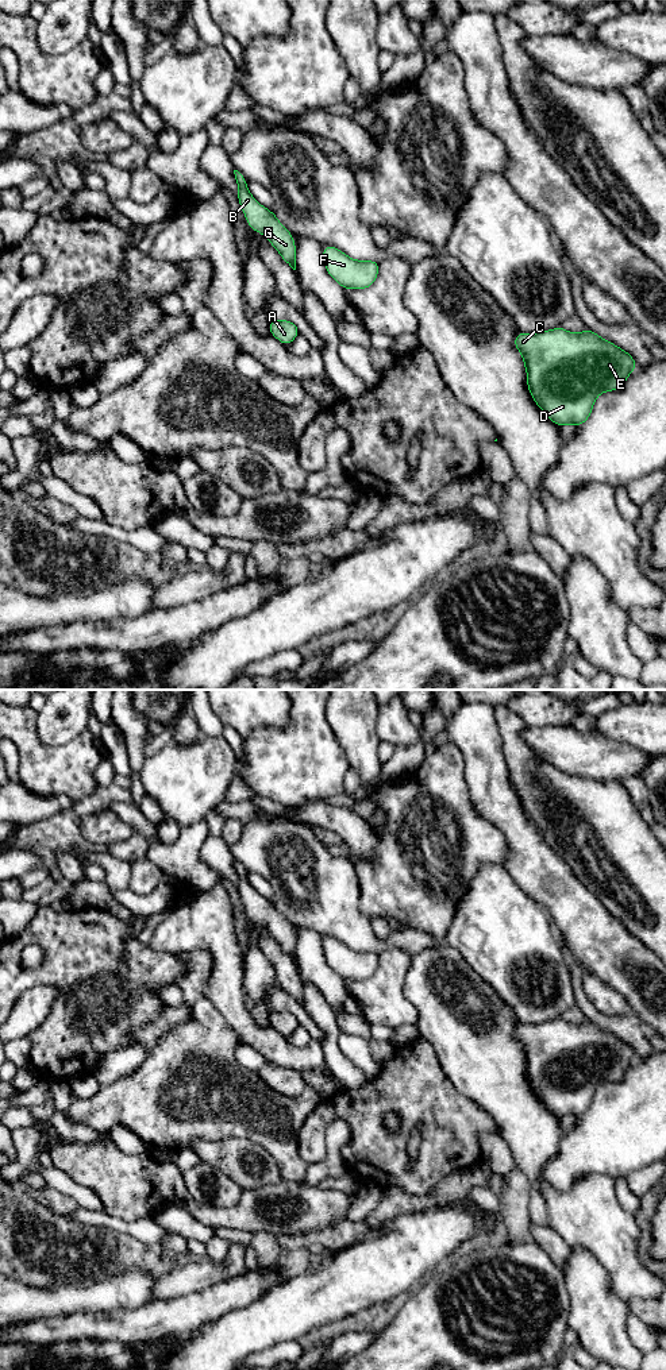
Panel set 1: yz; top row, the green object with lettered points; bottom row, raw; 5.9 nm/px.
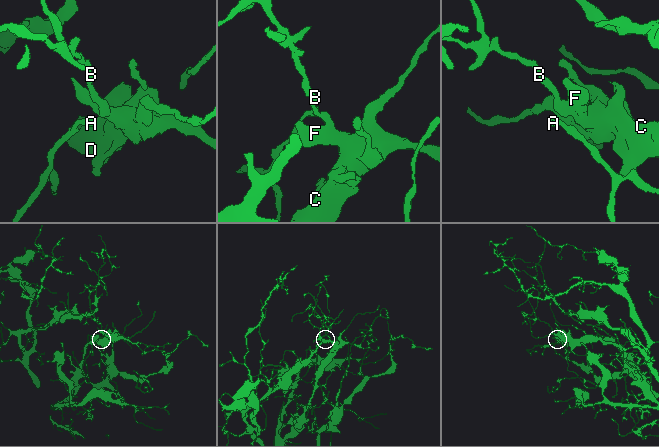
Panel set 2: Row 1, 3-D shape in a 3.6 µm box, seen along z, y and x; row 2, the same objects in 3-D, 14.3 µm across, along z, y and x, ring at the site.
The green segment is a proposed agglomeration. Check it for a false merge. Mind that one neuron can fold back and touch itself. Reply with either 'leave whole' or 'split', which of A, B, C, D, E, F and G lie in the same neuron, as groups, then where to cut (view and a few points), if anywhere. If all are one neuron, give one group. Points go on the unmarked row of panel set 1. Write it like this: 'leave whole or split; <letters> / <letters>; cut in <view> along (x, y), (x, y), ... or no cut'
leave whole; A B C D E F G; no cut

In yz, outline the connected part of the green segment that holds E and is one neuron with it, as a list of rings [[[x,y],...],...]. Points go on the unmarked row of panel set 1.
[[[562,1018],[539,1024],[519,1023],[513,1037],[521,1043],[530,1085],[544,1107],[559,1118],[582,1116],[589,1109],[597,1087],[620,1081],[636,1060],[636,1053],[628,1043],[588,1019],[581,1024]]]

